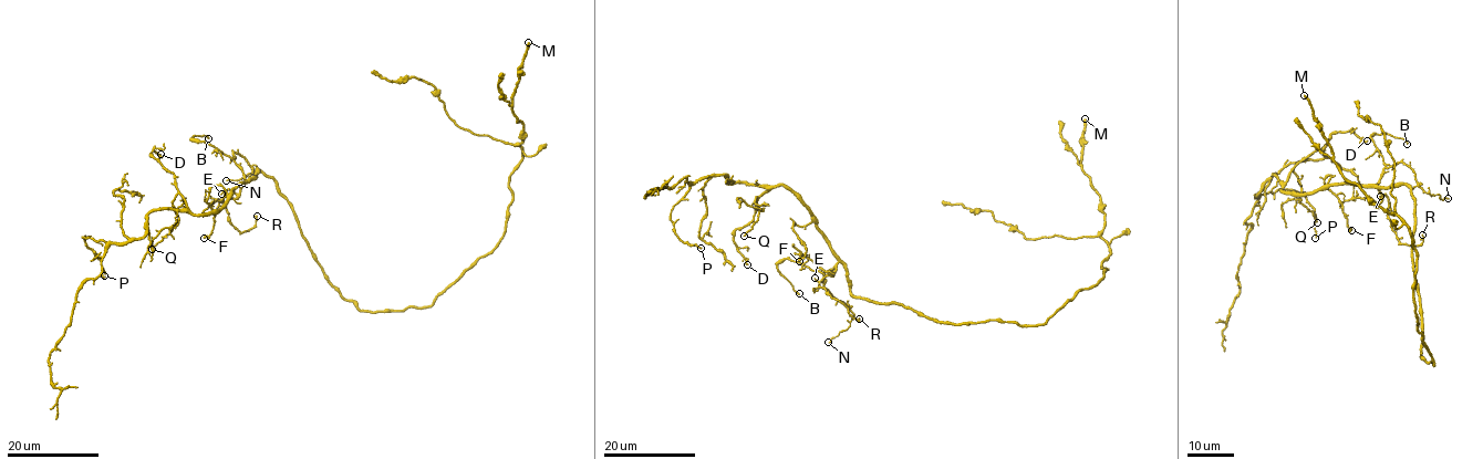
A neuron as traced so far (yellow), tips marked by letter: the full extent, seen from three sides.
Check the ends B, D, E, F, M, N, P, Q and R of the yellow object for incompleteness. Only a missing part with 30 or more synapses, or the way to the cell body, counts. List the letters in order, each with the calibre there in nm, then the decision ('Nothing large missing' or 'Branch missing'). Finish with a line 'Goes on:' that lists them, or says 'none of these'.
B: Thickness 150 nm. Nothing large missing
D: Thickness 140 nm. Nothing large missing
E: Thickness 100 nm. Nothing large missing
F: Thickness 280 nm. Nothing large missing
M: Thickness 240 nm. Branch missing
N: Thickness 110 nm. Nothing large missing
P: Thickness 160 nm. Nothing large missing
Q: Thickness 80 nm. Nothing large missing
R: Thickness 130 nm. Nothing large missing
Goes on: M

